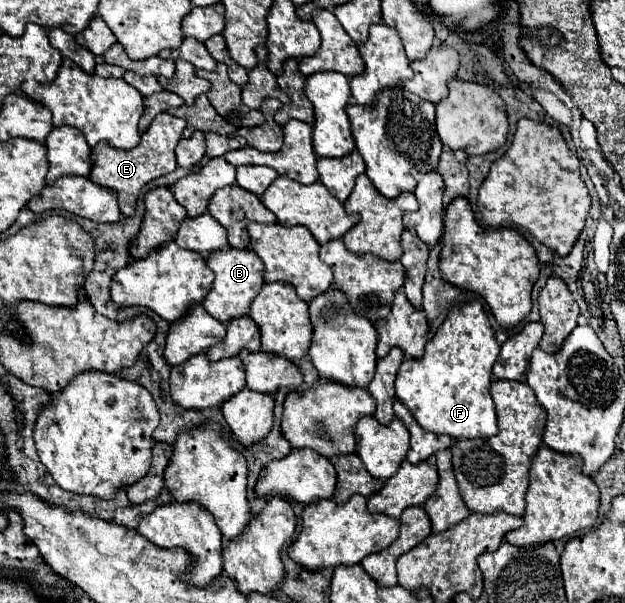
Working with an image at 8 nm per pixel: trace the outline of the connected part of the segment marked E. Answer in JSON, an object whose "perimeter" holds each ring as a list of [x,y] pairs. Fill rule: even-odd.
{"perimeter":[[[160,113],[160,115],[156,115],[152,125],[148,127],[148,131],[142,133],[140,143],[134,149],[114,149],[108,143],[98,143],[92,149],[90,181],[98,183],[98,185],[104,185],[104,187],[116,189],[118,191],[120,211],[122,211],[122,215],[130,217],[130,213],[134,213],[134,209],[136,209],[136,201],[138,201],[140,189],[146,183],[150,183],[152,179],[168,175],[168,173],[172,173],[178,167],[174,149],[176,149],[178,141],[182,139],[184,129],[186,129],[186,121],[184,119],[174,117],[170,113]]]}

